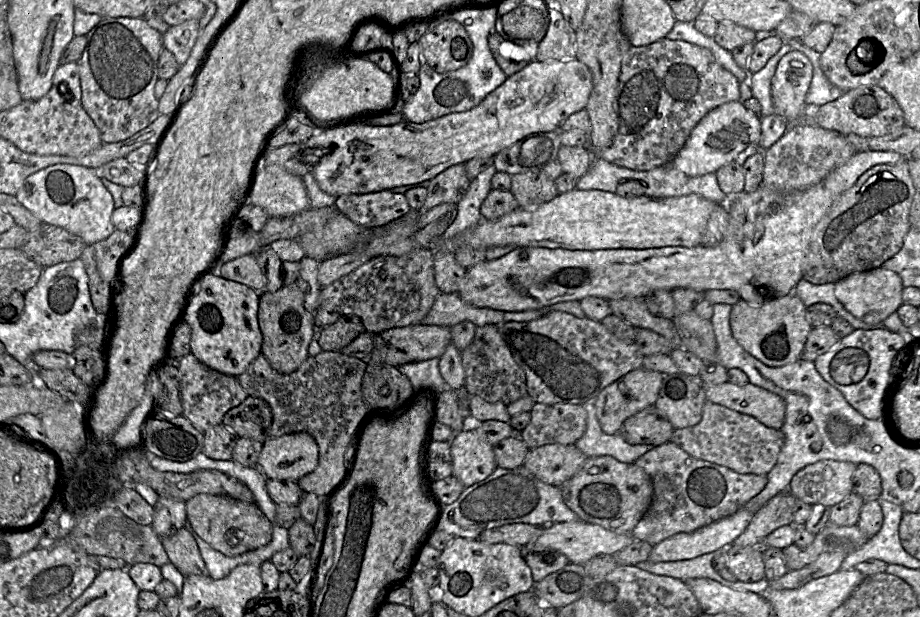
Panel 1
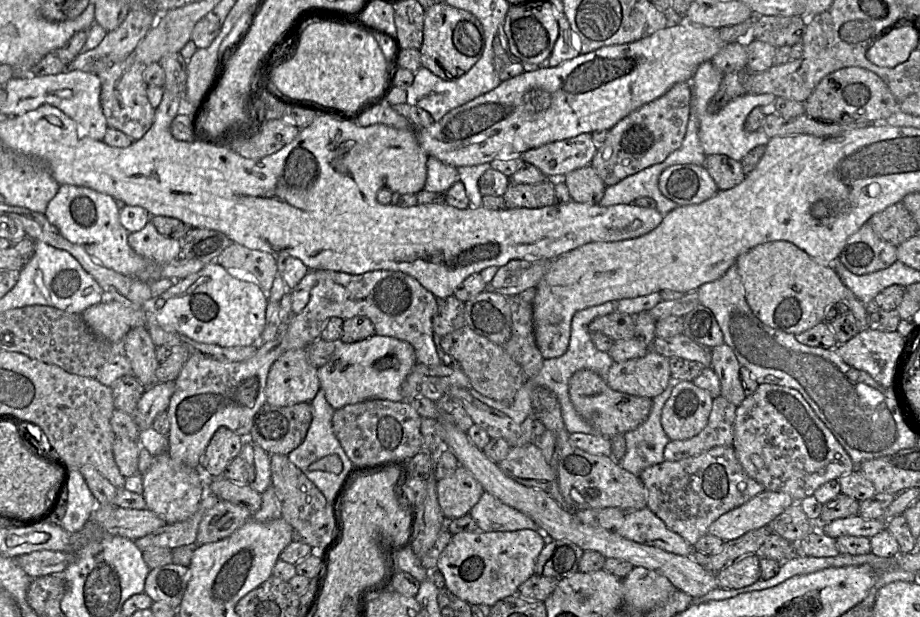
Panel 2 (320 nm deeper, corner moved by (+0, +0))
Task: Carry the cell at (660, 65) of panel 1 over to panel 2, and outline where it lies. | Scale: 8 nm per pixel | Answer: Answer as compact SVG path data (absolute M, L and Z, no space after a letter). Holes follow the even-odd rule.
M679 82L662 96L643 105L613 126L591 161L591 166L605 185L615 185L631 175L661 163L677 150L686 134L690 102L689 82Z

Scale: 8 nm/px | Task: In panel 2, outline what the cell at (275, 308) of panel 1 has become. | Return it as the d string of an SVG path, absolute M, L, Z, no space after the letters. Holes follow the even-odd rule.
M305 348L284 353L272 365L266 383L266 403L291 406L311 402L320 389L318 368L308 359Z

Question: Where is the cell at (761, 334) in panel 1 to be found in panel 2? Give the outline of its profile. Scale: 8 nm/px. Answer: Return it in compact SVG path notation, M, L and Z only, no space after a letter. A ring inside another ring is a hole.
M772 241L757 245L741 254L736 264L745 290L745 299L754 315L765 325L793 335L824 322L827 307L835 301L845 301L856 320L858 331L869 328L866 305L844 285L830 264L812 259L805 251L787 241Z

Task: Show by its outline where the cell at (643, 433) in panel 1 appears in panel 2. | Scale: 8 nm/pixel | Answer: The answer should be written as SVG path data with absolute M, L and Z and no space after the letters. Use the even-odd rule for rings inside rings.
M586 369L575 372L570 378L569 396L577 413L591 425L595 434L609 438L637 429L653 408L651 398L615 391L610 388L606 378Z

